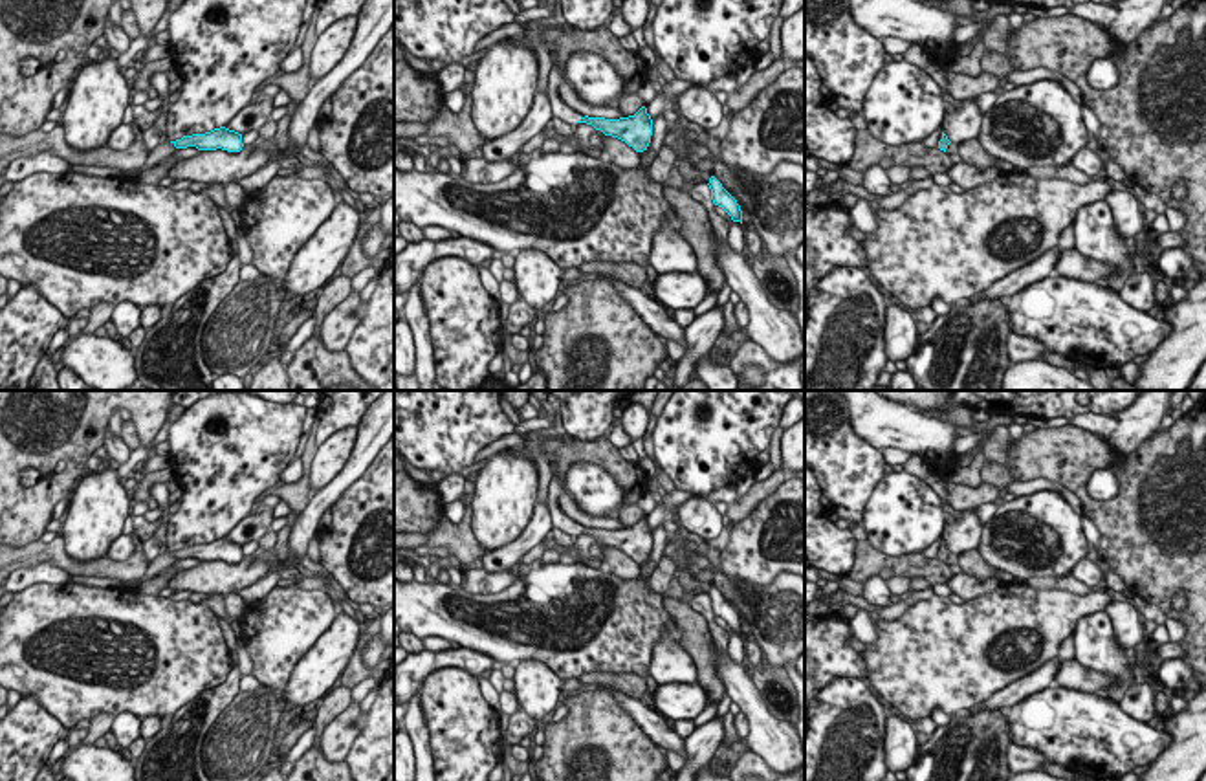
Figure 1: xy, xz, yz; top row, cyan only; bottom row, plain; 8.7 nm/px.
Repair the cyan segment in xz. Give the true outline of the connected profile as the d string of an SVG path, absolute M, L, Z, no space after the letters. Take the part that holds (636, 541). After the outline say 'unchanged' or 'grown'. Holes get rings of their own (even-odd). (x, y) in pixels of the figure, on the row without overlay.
M552 471L550 486L548 486L548 510L552 515L554 528L559 528L570 535L587 534L596 541L601 541L605 546L618 548L632 557L636 563L647 561L652 546L652 530L647 524L647 519L641 517L634 526L619 528L619 530L605 530L605 528L588 528L577 524L570 513L559 508L559 499L566 495L566 491L557 484L555 471Z; grown

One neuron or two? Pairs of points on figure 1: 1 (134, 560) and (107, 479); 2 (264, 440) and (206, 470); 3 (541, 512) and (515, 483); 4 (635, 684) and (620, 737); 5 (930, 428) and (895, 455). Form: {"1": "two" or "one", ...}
{"1": "two", "2": "one", "3": "two", "4": "two", "5": "two"}

